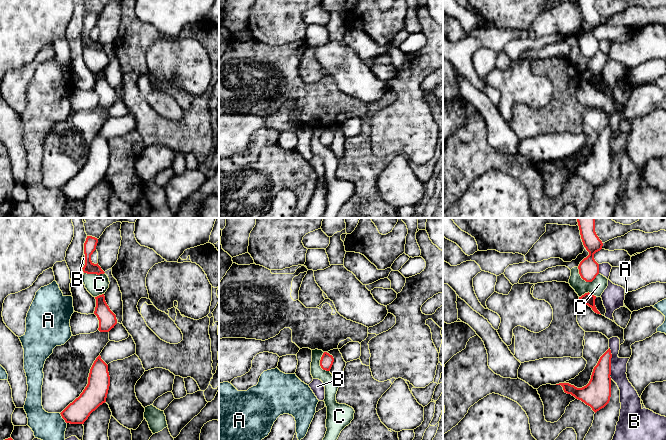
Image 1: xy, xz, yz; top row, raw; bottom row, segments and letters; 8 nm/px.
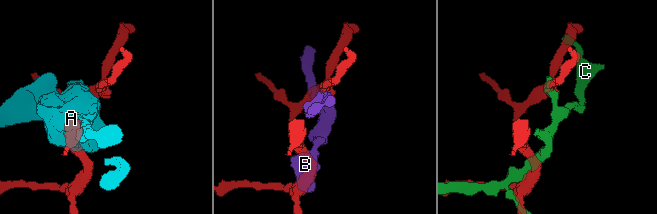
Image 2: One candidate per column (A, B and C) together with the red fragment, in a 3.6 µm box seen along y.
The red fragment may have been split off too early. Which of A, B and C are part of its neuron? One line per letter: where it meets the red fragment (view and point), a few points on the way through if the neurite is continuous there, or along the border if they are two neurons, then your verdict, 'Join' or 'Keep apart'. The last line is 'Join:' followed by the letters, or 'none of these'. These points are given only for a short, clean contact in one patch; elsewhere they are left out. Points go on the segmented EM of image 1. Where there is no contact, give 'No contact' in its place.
A: Touches red at xy (62, 417). Boundary: xy (59, 413), (66, 423). Keep apart
B: Touches red at yz (610, 363). Keep apart
C: Touches red at yz (585, 280). Keep apart
Join: none of these

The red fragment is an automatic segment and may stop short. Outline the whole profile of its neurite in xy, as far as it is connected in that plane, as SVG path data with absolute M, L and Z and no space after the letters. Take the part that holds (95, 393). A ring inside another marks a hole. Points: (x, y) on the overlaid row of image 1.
M99 355L90 369L87 386L80 396L60 413L62 418L66 423L84 424L90 414L106 402L109 386L108 365Z

